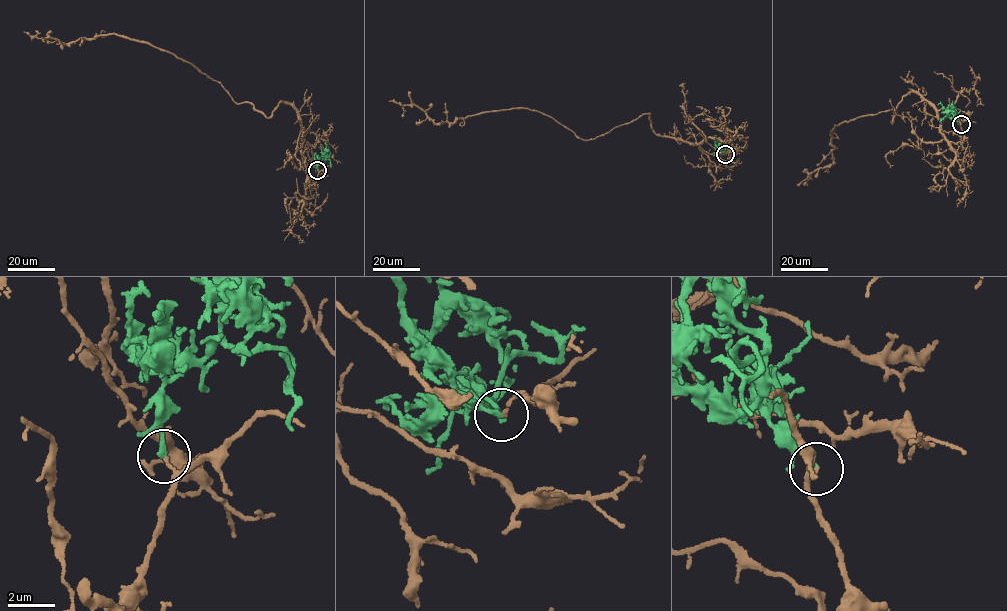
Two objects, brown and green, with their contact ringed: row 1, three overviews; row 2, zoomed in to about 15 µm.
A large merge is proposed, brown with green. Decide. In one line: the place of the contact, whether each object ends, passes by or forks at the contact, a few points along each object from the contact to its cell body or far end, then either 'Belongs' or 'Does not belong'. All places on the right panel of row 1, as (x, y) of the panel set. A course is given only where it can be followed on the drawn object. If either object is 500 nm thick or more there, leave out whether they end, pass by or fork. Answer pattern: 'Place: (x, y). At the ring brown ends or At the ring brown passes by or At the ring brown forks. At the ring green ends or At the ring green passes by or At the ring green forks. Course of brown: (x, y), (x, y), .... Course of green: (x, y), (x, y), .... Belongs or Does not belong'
Place: (961, 124). At the ring brown ends. At the ring green ends. Course of brown: (961, 124), (948, 141), (910, 92), (892, 123), (891, 109), (835, 126), (833, 163), (798, 184). Course of green: (961, 124), (956, 113), (938, 104). Does not belong

